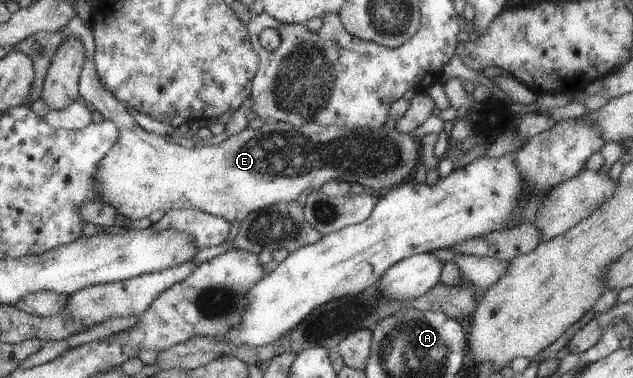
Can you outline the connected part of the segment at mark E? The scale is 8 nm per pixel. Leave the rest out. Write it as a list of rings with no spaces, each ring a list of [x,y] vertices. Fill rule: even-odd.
[[[96,61],[85,62],[84,71],[82,72],[80,78],[80,93],[81,97],[93,104],[96,110],[99,111],[105,119],[115,121],[115,124],[121,124],[121,136],[119,142],[115,144],[109,154],[105,156],[104,160],[100,162],[99,172],[97,172],[97,182],[99,182],[99,192],[101,192],[101,202],[105,204],[111,204],[115,206],[117,210],[120,210],[119,214],[121,216],[126,216],[130,220],[137,220],[139,218],[147,217],[151,212],[155,210],[163,210],[163,212],[169,209],[197,209],[205,213],[209,213],[213,216],[219,216],[223,220],[227,220],[233,224],[233,222],[241,222],[245,216],[251,214],[251,212],[257,212],[261,208],[271,206],[271,204],[277,204],[277,202],[287,202],[289,200],[296,200],[296,197],[301,194],[301,192],[311,192],[312,190],[317,190],[321,185],[327,183],[329,180],[338,180],[347,182],[349,184],[359,184],[367,192],[372,192],[377,194],[377,190],[387,190],[387,188],[393,188],[401,184],[403,180],[407,181],[407,176],[411,172],[411,168],[418,163],[417,160],[417,148],[419,148],[419,142],[415,142],[415,138],[411,138],[408,133],[397,132],[395,127],[385,128],[369,128],[368,131],[358,131],[358,130],[347,130],[347,128],[339,128],[338,126],[321,126],[320,124],[307,123],[301,126],[287,125],[281,122],[266,121],[266,123],[261,124],[259,128],[249,129],[247,127],[243,130],[228,136],[223,140],[223,142],[217,143],[215,145],[209,145],[208,147],[192,147],[186,148],[179,144],[176,144],[167,136],[156,135],[155,133],[150,133],[141,129],[133,119],[129,110],[125,111],[125,104],[123,104],[113,92],[109,92],[109,89],[103,86],[101,82]]]

